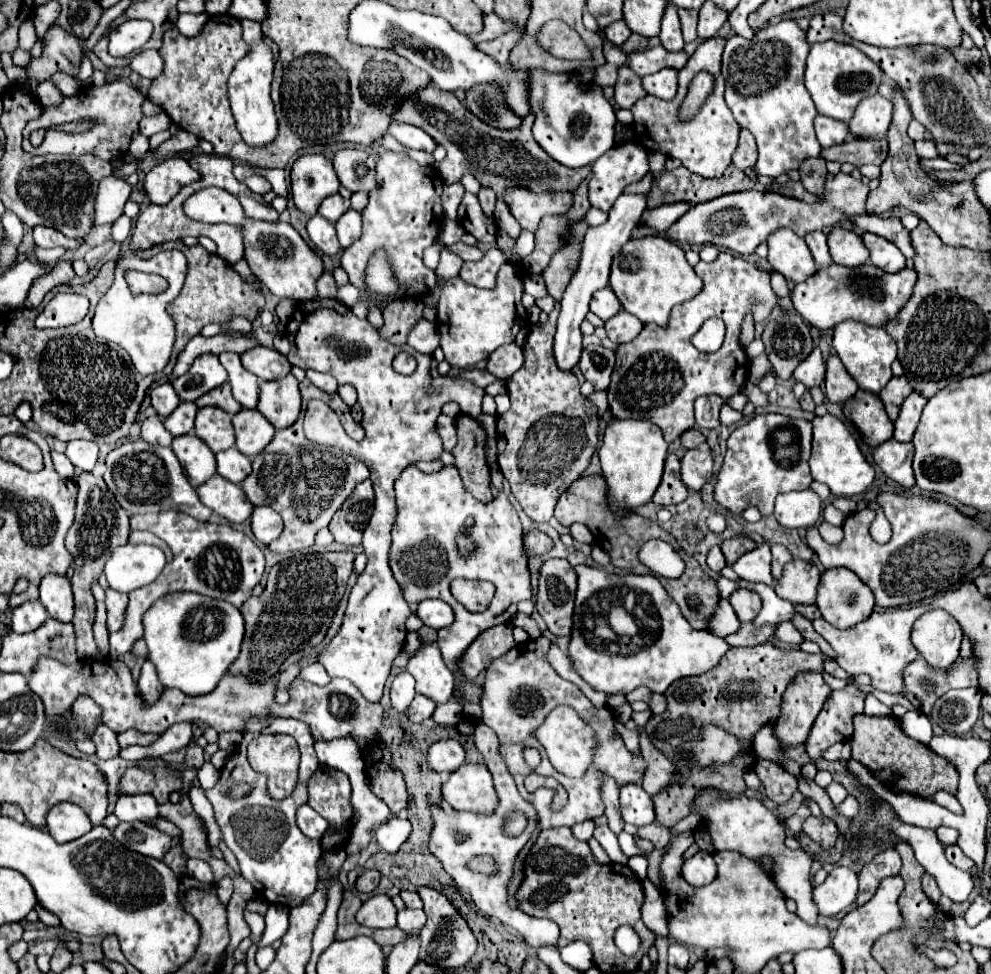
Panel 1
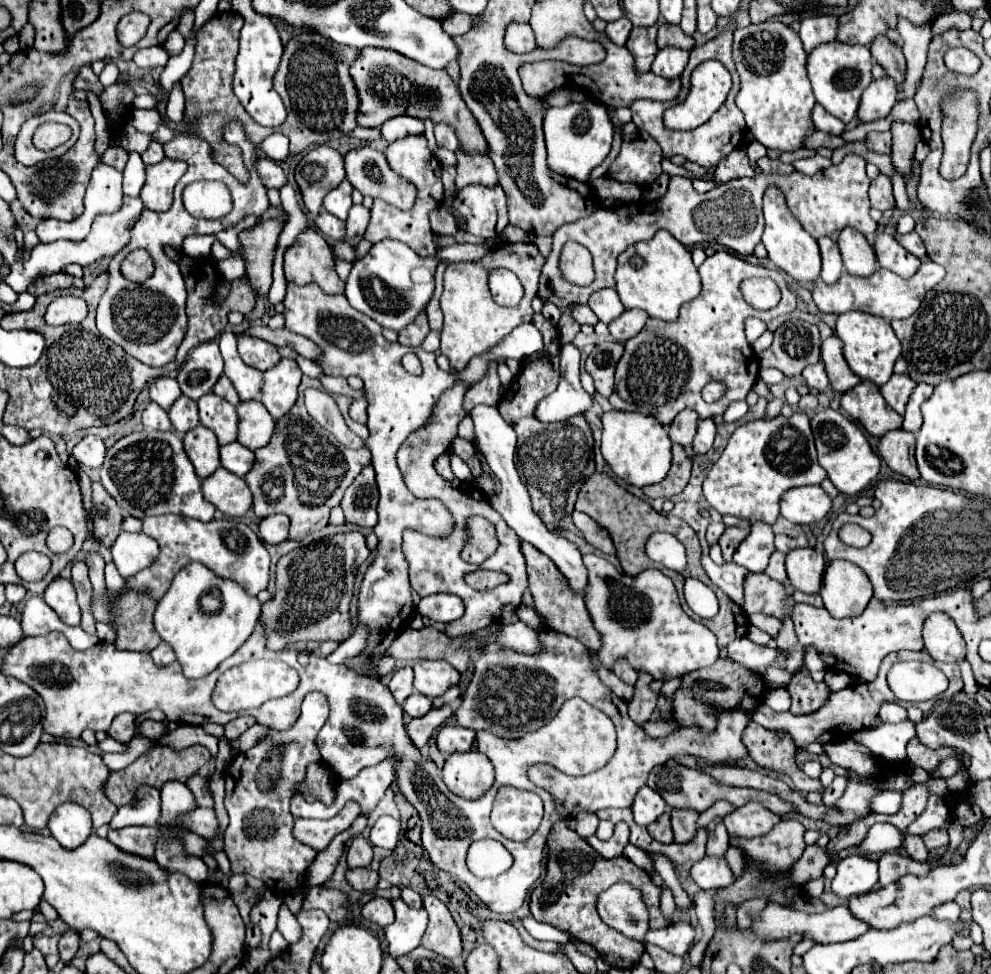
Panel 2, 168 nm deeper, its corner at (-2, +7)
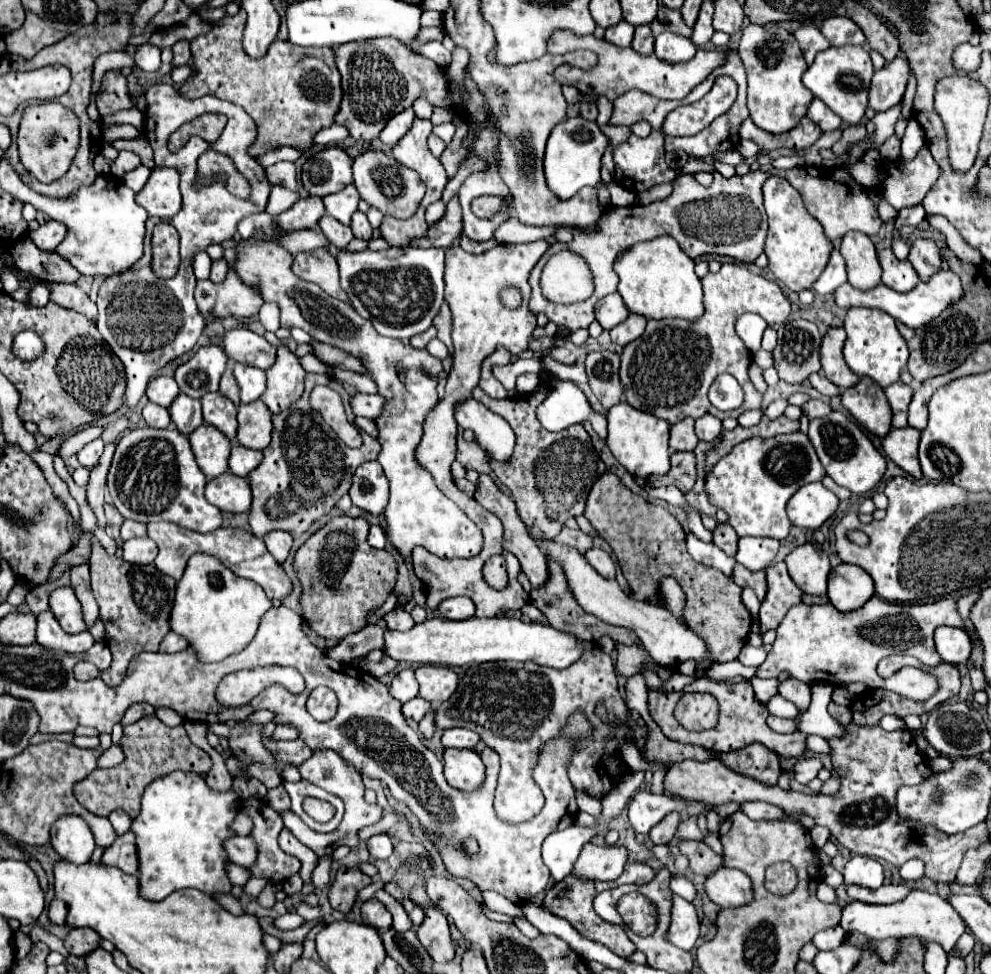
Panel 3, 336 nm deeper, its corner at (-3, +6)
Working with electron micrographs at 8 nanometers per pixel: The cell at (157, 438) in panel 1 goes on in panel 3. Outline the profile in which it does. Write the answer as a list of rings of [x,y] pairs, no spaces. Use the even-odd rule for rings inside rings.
[[[153,402],[145,404],[145,408],[143,408],[143,420],[151,428],[167,428],[171,424],[169,410],[163,408],[163,406],[159,406],[159,404],[153,404]]]

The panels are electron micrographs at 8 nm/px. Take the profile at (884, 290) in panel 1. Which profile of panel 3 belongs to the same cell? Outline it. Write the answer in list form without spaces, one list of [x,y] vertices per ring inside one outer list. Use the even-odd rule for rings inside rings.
[[[941,270],[939,274],[935,274],[935,278],[931,278],[931,282],[923,284],[919,282],[911,292],[895,292],[883,284],[875,286],[873,290],[857,290],[851,288],[849,284],[843,284],[837,292],[835,292],[835,300],[839,308],[853,308],[853,306],[865,306],[865,308],[879,308],[883,312],[887,312],[889,316],[893,316],[897,322],[903,322],[909,328],[917,328],[917,326],[925,326],[927,322],[939,318],[945,310],[949,310],[953,304],[957,304],[963,298],[963,286],[961,280],[955,272],[951,270]]]

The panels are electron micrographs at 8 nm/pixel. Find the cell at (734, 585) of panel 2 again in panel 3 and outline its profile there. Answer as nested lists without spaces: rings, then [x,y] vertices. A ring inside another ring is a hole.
[[[687,532],[685,536],[685,542],[687,542],[687,548],[689,548],[689,554],[697,560],[697,562],[703,562],[707,566],[713,566],[717,570],[721,570],[723,574],[731,576],[731,570],[735,566],[735,558],[723,554],[723,550],[719,546],[715,546],[713,542],[703,542],[699,540],[693,532]]]

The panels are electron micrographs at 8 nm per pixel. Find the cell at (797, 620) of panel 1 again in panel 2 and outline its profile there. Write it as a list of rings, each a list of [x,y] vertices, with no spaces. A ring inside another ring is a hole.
[[[748,573],[744,581],[744,605],[742,609],[752,613],[766,613],[776,619],[784,619],[792,615],[796,601],[784,589],[780,581],[770,579],[766,573]]]

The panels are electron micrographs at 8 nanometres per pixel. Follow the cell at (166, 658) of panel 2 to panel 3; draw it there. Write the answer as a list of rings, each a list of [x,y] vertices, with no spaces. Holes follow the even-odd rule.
[[[169,632],[165,638],[163,638],[163,642],[161,642],[161,652],[181,652],[181,650],[185,650],[185,648],[189,648],[189,640],[187,638],[183,638],[183,636],[179,636],[179,634],[175,634],[175,632]]]

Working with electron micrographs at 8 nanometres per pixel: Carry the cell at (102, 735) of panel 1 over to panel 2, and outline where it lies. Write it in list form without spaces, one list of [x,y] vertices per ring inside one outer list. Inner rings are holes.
[[[122,713],[112,721],[112,727],[108,729],[108,735],[120,743],[128,743],[134,737],[134,715]]]

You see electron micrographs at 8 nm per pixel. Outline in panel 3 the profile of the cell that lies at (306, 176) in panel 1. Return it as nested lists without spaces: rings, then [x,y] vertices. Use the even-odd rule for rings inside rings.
[[[323,148],[303,164],[301,182],[313,196],[323,198],[327,194],[335,194],[353,182],[351,164],[353,160],[343,148]]]

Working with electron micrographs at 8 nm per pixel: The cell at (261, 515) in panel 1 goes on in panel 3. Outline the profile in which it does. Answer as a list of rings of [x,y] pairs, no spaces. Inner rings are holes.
[[[275,532],[275,534],[267,534],[267,550],[271,552],[271,556],[283,564],[291,552],[291,546],[293,546],[293,538],[291,534],[283,534],[283,532]]]

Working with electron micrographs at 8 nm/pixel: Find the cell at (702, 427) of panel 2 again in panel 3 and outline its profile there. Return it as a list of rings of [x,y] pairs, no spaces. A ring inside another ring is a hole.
[[[705,414],[703,418],[697,418],[695,420],[695,434],[699,436],[699,440],[703,442],[713,442],[721,436],[723,428],[721,428],[721,420],[711,416],[711,414]]]

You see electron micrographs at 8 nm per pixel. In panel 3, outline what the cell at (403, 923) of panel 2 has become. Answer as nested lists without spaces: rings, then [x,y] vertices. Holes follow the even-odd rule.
[[[377,890],[377,892],[375,892],[375,898],[391,912],[391,916],[393,916],[393,928],[395,928],[397,932],[405,932],[405,930],[411,930],[411,928],[413,928],[409,916],[407,916],[407,912],[405,912],[403,906],[401,906],[401,902],[397,902],[391,894],[387,894],[385,890]]]

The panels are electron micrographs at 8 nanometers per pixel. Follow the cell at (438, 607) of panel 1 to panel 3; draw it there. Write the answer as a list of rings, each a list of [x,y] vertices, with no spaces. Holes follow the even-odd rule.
[[[467,596],[447,598],[447,600],[441,602],[439,612],[441,612],[445,618],[451,618],[451,620],[463,620],[463,618],[475,616],[475,604],[473,604],[473,600],[467,598]]]

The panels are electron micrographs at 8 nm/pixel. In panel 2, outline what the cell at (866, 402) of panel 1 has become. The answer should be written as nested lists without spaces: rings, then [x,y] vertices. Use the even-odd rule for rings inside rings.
[[[862,381],[860,385],[844,393],[842,409],[850,417],[860,421],[864,429],[874,437],[882,437],[888,431],[902,427],[902,417],[886,405],[880,389],[870,381]]]

